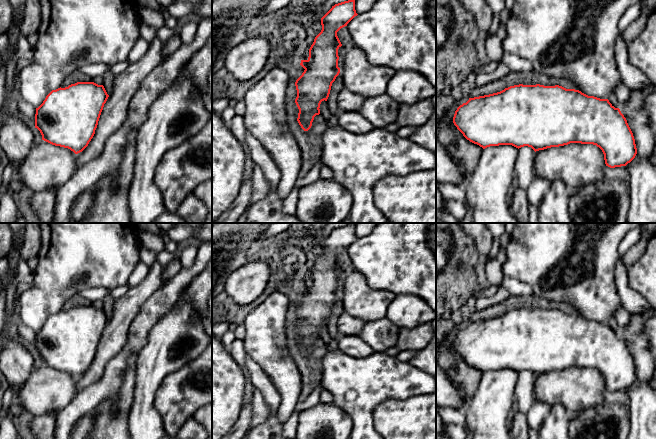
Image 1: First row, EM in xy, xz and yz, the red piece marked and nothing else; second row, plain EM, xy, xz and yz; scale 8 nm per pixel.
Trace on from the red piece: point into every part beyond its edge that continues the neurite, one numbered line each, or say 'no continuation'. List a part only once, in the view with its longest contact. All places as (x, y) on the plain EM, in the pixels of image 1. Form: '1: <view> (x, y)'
no continuation

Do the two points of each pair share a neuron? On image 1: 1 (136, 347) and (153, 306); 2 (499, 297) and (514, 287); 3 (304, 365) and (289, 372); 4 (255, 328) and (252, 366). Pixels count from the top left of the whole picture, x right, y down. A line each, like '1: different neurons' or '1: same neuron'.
1: same neuron
2: different neurons
3: different neurons
4: different neurons

